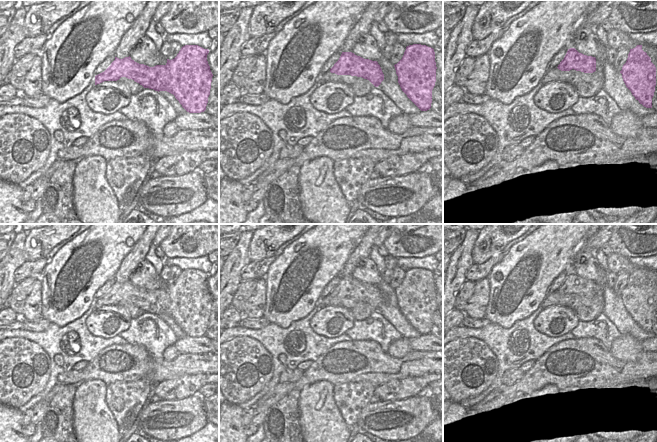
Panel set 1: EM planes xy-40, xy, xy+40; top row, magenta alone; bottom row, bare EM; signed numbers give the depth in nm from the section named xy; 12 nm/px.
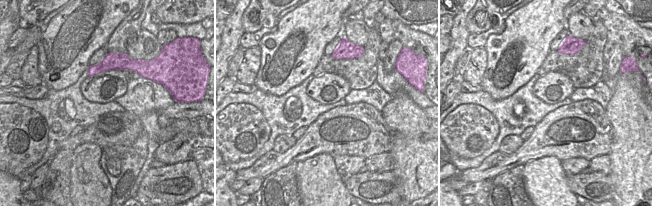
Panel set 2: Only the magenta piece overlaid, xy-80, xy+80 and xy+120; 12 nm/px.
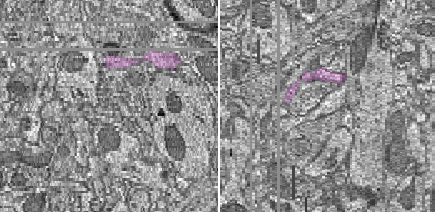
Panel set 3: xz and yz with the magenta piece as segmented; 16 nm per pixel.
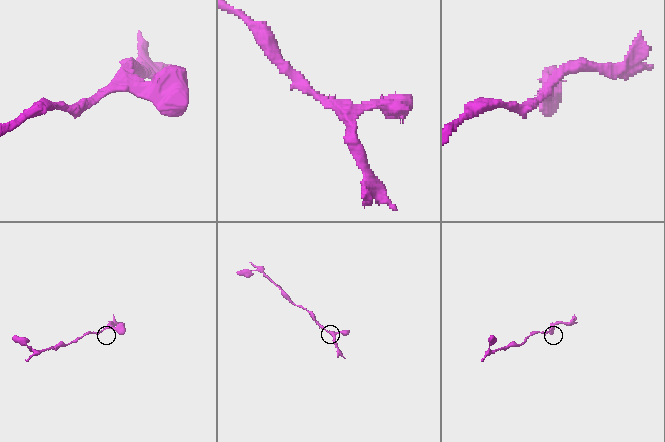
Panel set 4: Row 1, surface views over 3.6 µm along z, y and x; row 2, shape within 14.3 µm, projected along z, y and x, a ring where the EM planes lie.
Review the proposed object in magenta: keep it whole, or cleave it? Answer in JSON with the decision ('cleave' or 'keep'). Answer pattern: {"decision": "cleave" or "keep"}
{"decision": "keep"}

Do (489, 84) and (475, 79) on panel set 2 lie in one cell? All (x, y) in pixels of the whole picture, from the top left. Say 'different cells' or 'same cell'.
different cells

